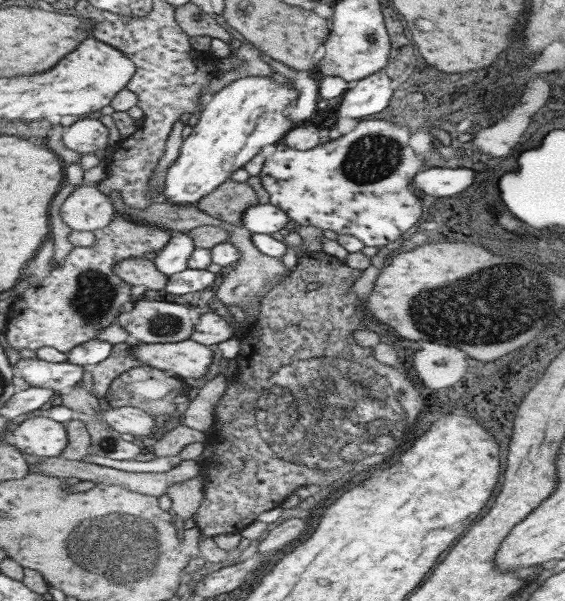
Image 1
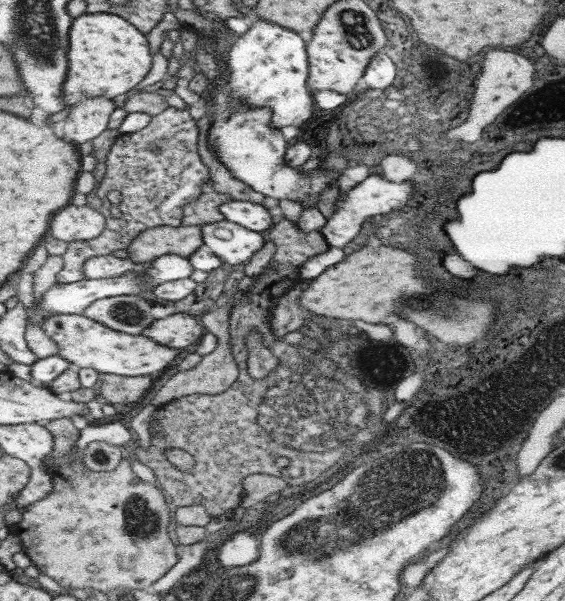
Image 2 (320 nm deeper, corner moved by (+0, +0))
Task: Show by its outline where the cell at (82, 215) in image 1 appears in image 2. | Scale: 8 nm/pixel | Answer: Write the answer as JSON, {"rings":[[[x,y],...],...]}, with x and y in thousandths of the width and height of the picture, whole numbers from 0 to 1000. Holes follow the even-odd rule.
{"rings":[[[119,343],[104,351],[88,376],[88,394],[104,401],[161,399],[172,396],[188,378],[188,363],[177,349],[158,343]]]}

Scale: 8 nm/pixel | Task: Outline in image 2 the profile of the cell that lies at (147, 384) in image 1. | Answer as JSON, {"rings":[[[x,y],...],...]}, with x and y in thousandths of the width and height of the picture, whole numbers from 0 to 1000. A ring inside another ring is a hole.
{"rings":[[[177,622],[175,652],[191,667],[235,674],[257,659],[271,642],[271,626],[209,626]]]}

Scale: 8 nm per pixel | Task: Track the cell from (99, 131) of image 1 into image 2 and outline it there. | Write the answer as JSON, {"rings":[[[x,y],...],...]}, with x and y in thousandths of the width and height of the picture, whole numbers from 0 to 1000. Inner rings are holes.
{"rings":[[[154,161],[124,180],[120,195],[104,215],[115,231],[127,238],[150,240],[189,218],[204,180],[204,166],[193,161]]]}

